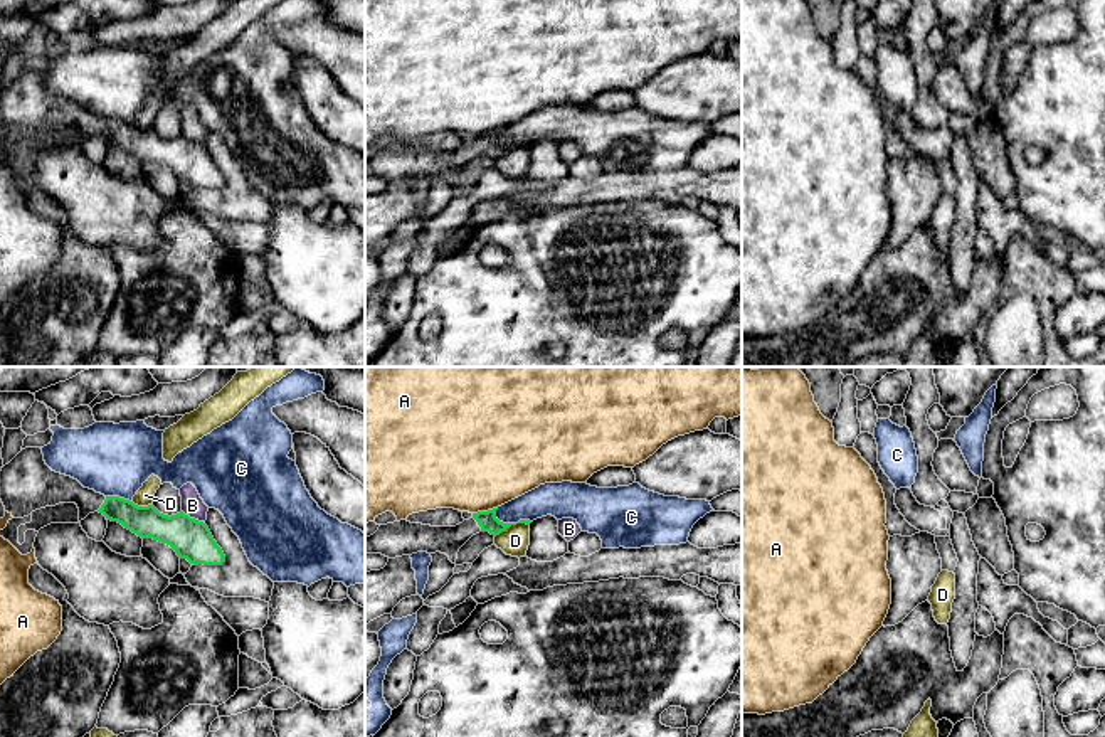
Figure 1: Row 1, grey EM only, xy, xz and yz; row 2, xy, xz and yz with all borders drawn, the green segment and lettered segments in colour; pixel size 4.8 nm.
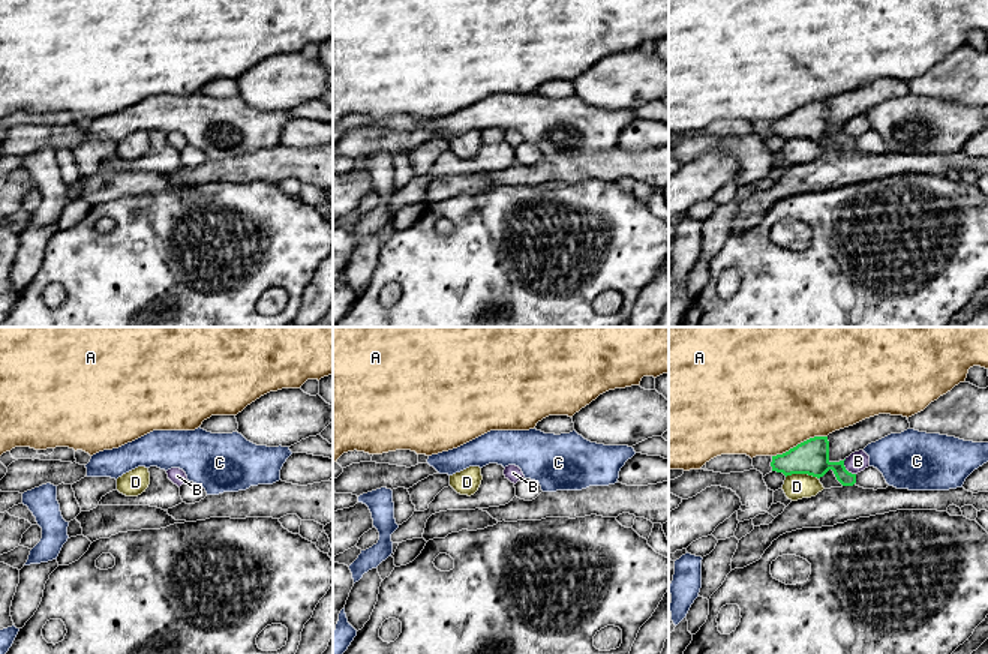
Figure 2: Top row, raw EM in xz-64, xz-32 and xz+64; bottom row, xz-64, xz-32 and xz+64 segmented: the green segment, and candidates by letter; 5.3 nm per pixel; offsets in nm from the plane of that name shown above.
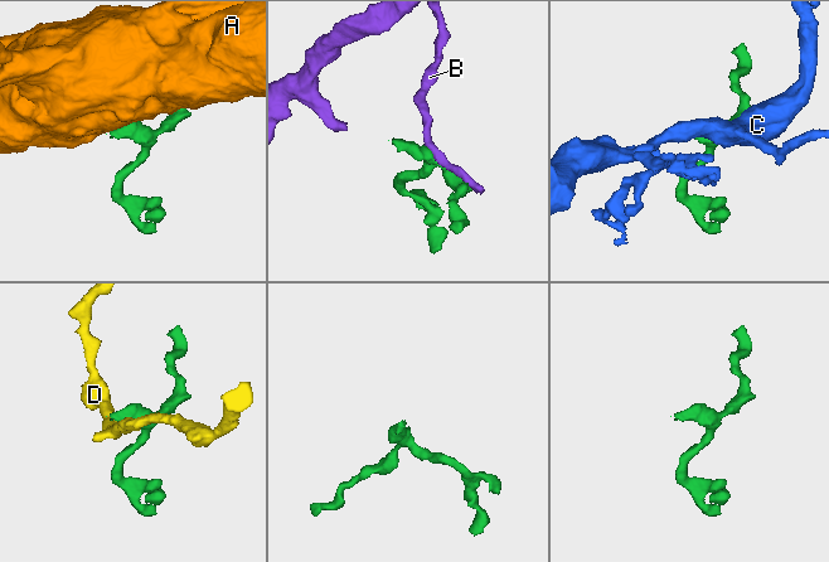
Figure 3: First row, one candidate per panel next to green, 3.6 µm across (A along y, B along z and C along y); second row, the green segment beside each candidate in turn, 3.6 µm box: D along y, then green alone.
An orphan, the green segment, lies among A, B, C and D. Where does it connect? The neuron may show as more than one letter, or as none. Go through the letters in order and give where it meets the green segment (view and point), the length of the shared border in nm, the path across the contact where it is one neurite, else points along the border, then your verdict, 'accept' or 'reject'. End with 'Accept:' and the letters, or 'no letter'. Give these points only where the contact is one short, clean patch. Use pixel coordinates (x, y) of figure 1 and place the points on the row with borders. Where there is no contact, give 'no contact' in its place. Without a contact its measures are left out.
A: xz (485, 512) | 120 nm | along xz (496, 507), (473, 514) | reject
B: xy (194, 519) | 130 nm | reject
C: xz (510, 524) | 190 nm | reject
D: xz (512, 524) | 180 nm | along xz (528, 524), (512, 524), (495, 537) | reject
Accept: no letter

